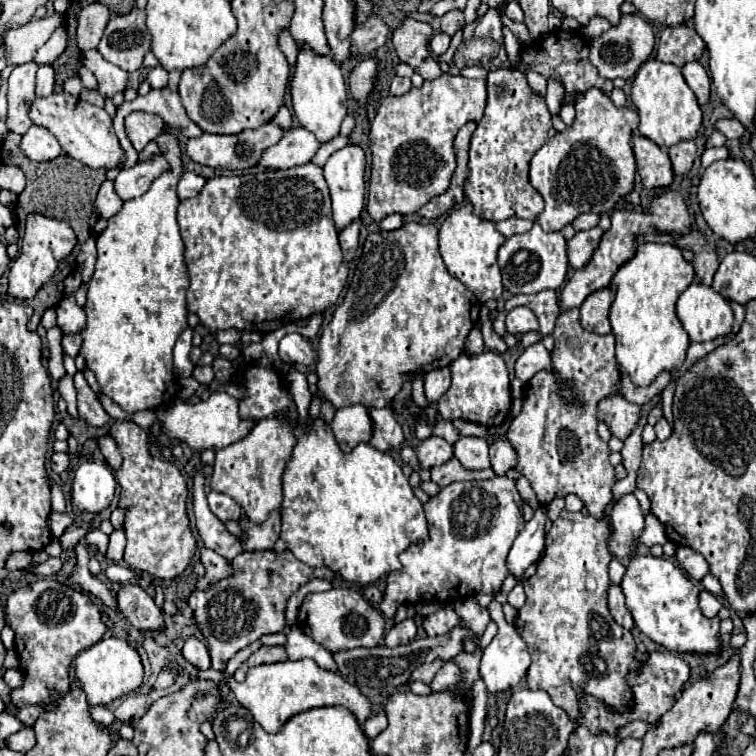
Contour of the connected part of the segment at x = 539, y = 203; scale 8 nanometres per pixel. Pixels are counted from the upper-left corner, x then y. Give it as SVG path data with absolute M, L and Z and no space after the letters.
M514 67L488 71L488 105L484 117L472 133L470 145L470 177L464 193L474 207L474 215L492 223L508 217L522 217L536 221L544 209L542 195L528 183L530 159L546 143L552 115L544 97L532 91L526 75Z

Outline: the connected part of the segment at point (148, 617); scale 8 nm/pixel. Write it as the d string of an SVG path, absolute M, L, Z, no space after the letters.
M122 585L118 591L118 607L122 615L140 631L164 629L162 609L156 607L154 599L138 585Z

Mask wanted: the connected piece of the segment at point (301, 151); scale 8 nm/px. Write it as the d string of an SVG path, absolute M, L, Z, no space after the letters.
M296 125L288 129L274 147L264 151L258 167L290 169L296 165L306 165L316 155L318 149L320 149L320 141L310 131Z

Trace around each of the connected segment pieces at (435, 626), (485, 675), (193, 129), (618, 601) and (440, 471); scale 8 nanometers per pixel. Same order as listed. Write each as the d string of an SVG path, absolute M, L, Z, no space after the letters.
M440 607L436 613L426 617L424 629L430 637L436 637L436 635L446 635L448 631L452 631L452 627L456 627L456 623L458 623L458 615L454 613L454 609Z
M496 599L490 601L488 613L490 613L491 619L494 619L498 623L498 633L492 639L492 643L484 649L484 655L482 655L482 661L480 661L480 677L486 683L486 689L490 693L496 693L496 691L512 689L512 687L516 687L520 683L520 679L526 675L526 671L530 667L530 653L528 653L526 643L518 635L516 627L510 625L510 623L506 623L504 613L502 613L502 605Z
M164 87L160 91L152 89L148 95L144 97L136 97L134 101L126 101L118 107L116 117L114 117L114 131L120 139L120 145L126 151L126 159L128 159L128 167L134 167L138 161L138 153L136 149L130 145L126 133L124 133L124 117L132 111L160 111L160 117L168 123L168 127L172 127L176 133L180 133L186 139L192 137L200 137L202 129L192 123L192 119L188 119L184 105L178 91L172 91L170 87Z
M610 585L610 589L608 589L608 607L610 607L610 613L616 619L616 623L620 623L624 629L634 627L634 619L632 619L630 611L624 605L624 593L622 593L620 585Z
M452 457L448 463L432 469L432 481L436 481L440 487L450 485L452 481L472 481L472 479L488 479L488 477L494 477L492 469L468 471L462 467L462 463L456 457Z

